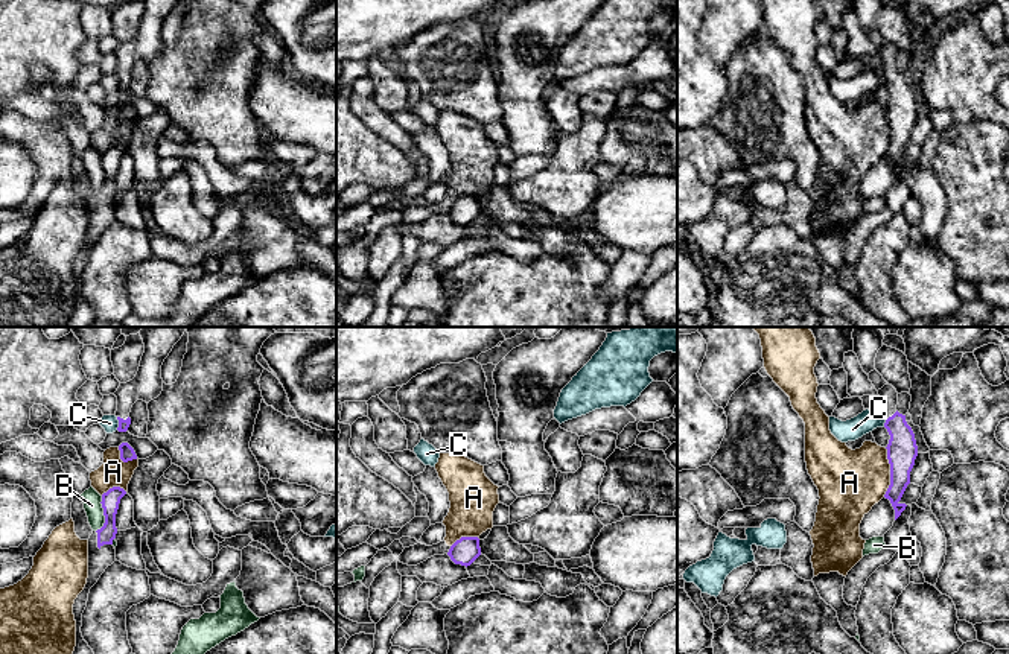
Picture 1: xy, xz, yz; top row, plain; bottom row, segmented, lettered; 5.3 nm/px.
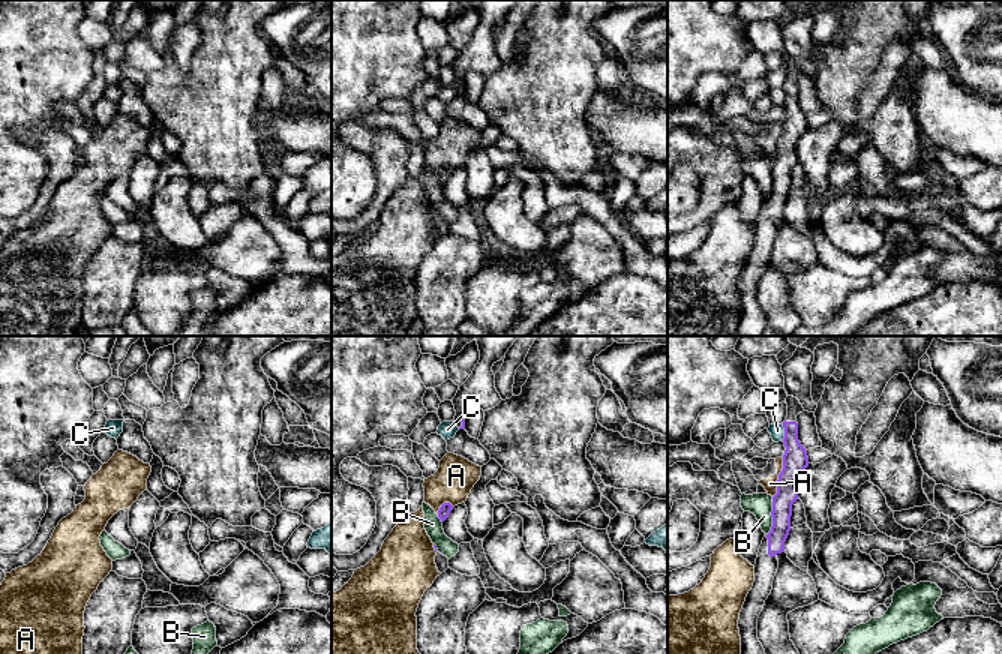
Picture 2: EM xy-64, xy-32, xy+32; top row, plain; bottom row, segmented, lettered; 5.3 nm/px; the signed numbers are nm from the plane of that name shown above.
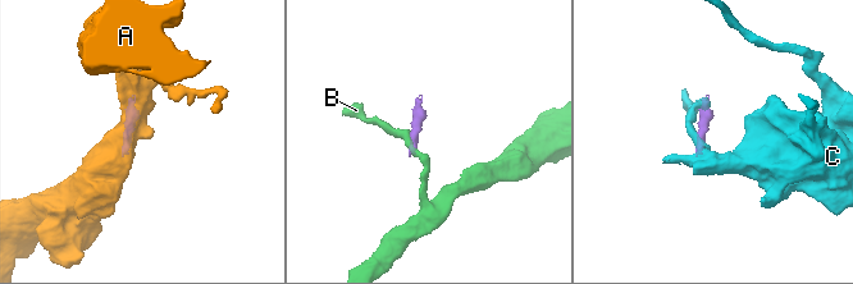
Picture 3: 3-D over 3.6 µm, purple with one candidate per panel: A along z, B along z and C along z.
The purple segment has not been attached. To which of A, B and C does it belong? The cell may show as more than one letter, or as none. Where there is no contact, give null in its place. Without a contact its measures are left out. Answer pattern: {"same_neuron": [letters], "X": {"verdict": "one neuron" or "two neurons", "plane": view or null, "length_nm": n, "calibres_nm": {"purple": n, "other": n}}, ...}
{"same_neuron": [], "A": {"verdict": "two neurons", "plane": "yz", "length_nm": 260, "calibres_nm": {"purple": 160, "other": 340}}, "B": {"verdict": "two neurons", "plane": "xy", "length_nm": 190, "calibres_nm": {"purple": 100, "other": 100}}, "C": {"verdict": "two neurons", "plane": "xy", "length_nm": 70, "calibres_nm": {"purple": 60, "other": 90}}}

